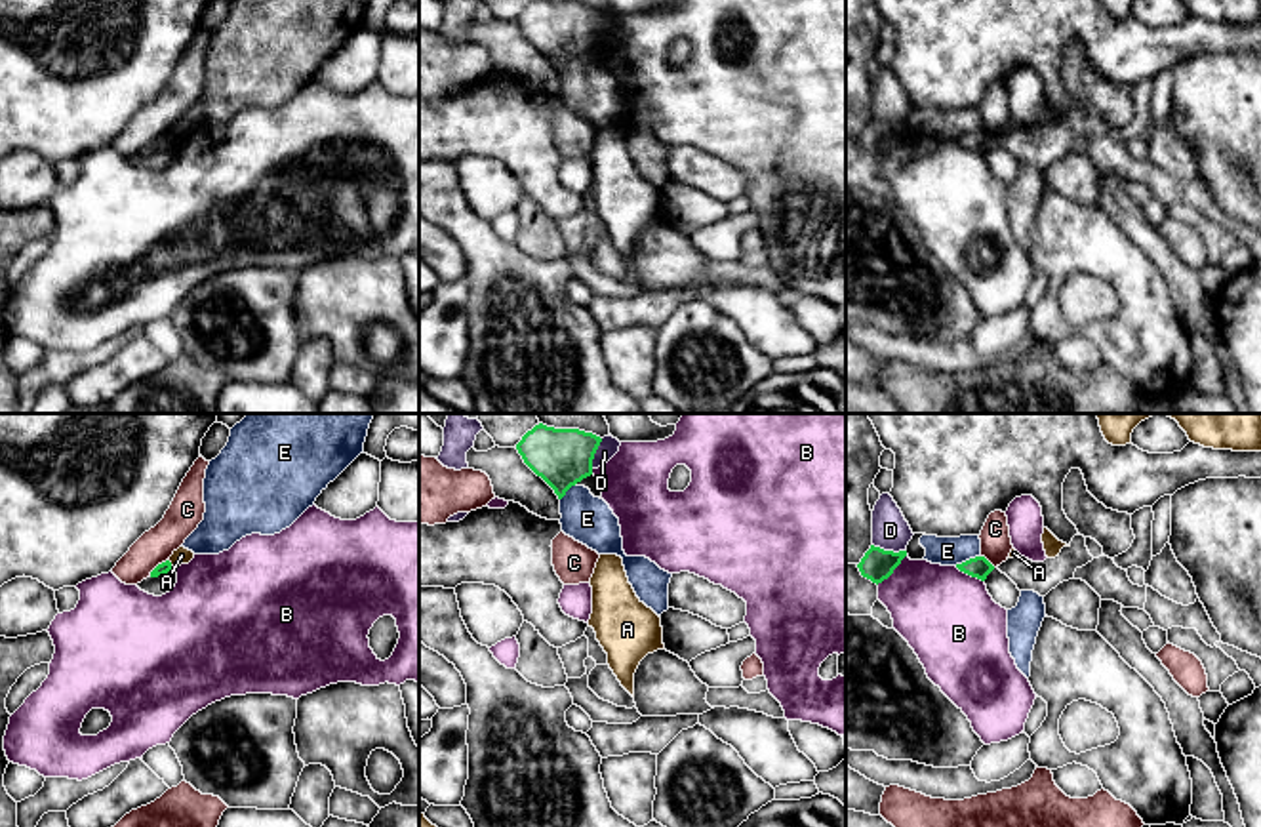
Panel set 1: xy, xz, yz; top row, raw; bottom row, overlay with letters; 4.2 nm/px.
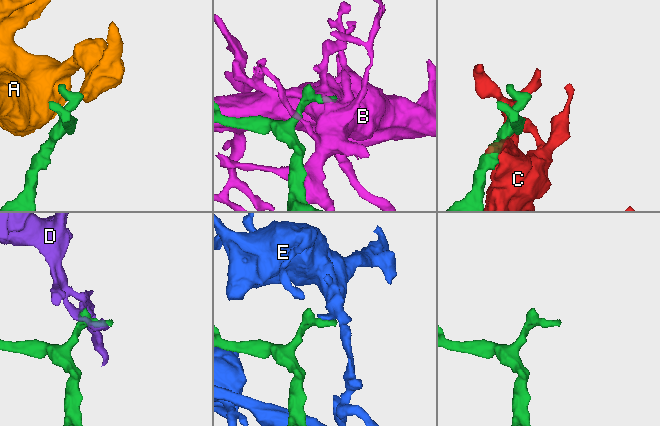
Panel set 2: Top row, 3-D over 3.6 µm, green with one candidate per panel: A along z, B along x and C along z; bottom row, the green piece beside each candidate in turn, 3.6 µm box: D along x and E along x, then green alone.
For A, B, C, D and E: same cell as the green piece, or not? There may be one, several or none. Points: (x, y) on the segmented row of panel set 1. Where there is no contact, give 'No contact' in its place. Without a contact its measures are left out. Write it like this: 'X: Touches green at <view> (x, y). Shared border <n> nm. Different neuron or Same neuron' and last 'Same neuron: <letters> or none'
A: Touches green at xy (170, 564). Shared border 40 nm. Different neuron
B: Touches green at yz (892, 572). Shared border 180 nm. Different neuron
C: Touches green at xy (159, 564). Shared border 110 nm. Different neuron
D: Touches green at yz (888, 551). Shared border 140 nm. Different neuron
E: Touches green at yz (966, 561). Shared border 120 nm. Different neuron
Same neuron: none

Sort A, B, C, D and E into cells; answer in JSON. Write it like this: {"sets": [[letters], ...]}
{"sets": [["A"], ["B"], ["C"], ["D"], ["E"]]}

